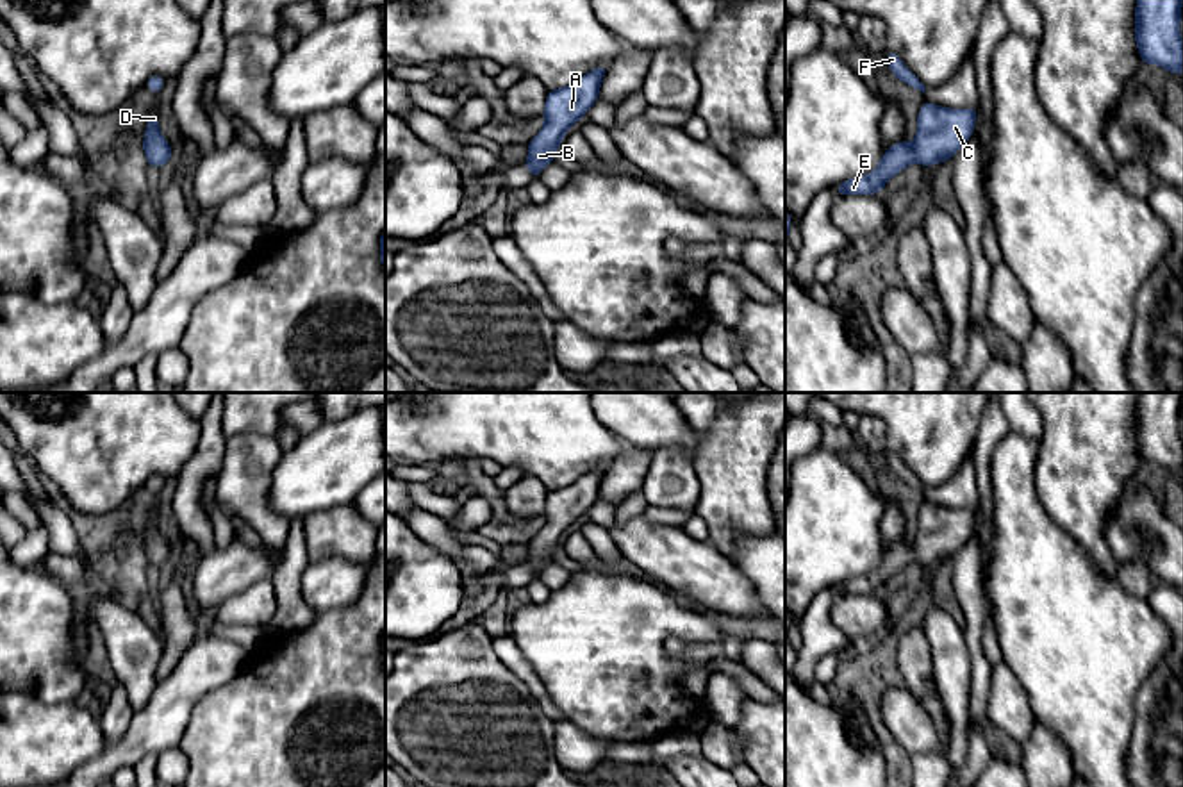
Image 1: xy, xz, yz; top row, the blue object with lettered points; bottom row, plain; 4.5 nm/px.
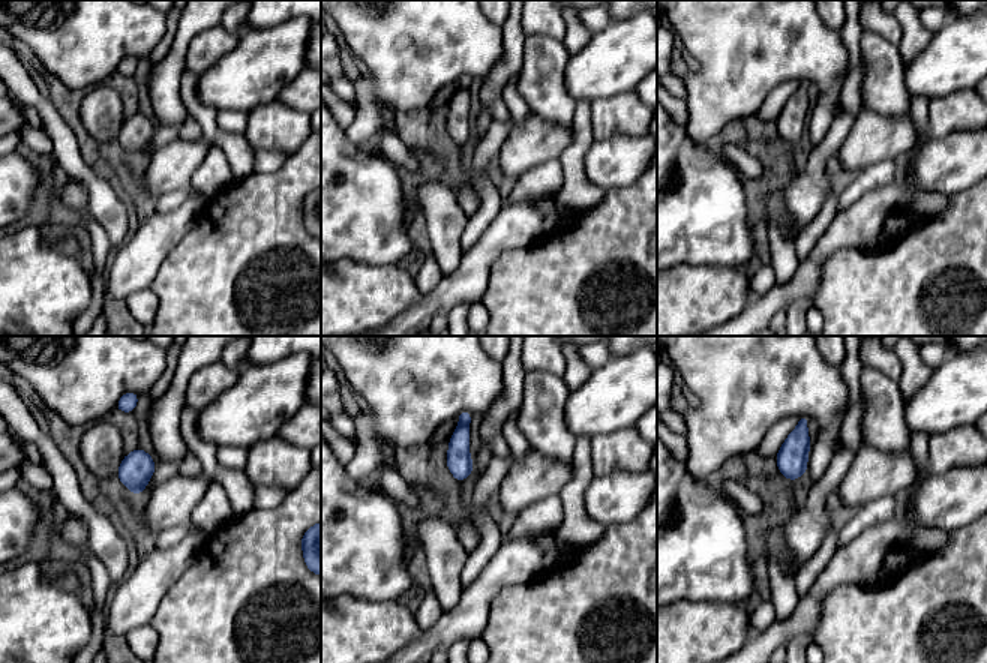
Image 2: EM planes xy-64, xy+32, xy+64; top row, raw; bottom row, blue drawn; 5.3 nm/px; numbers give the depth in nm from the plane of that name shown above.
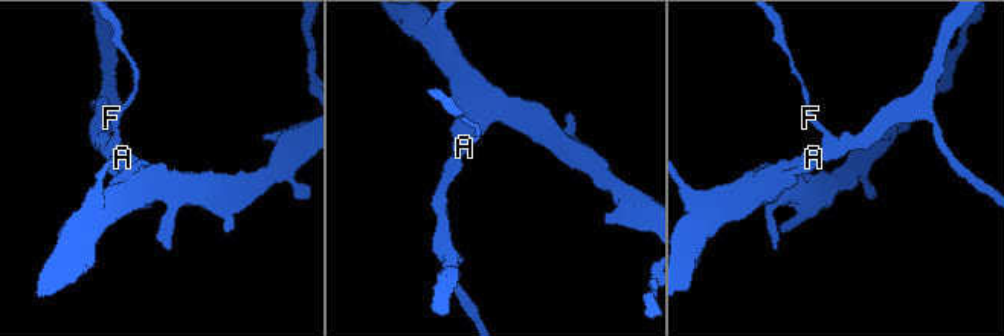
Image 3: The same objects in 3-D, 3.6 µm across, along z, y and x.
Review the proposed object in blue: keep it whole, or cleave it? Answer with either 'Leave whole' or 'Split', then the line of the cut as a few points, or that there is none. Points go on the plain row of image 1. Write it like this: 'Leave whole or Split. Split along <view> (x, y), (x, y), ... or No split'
Leave whole. No split

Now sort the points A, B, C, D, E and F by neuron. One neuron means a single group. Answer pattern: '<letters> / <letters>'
A B C D E F

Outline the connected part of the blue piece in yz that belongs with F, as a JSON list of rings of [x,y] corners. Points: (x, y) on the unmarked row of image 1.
[[[885,451],[890,471],[914,489],[926,491],[924,484],[903,464],[898,453]]]

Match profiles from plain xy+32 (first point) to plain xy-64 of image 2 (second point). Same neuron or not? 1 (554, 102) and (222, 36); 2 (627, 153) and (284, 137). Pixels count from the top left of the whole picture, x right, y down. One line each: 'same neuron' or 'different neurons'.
1: same neuron
2: different neurons

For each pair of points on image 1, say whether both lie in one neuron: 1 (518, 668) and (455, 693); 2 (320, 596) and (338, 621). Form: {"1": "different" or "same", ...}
{"1": "different", "2": "different"}

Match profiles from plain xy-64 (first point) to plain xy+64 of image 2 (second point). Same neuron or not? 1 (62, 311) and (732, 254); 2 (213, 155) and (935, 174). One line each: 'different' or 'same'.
1: different
2: different

